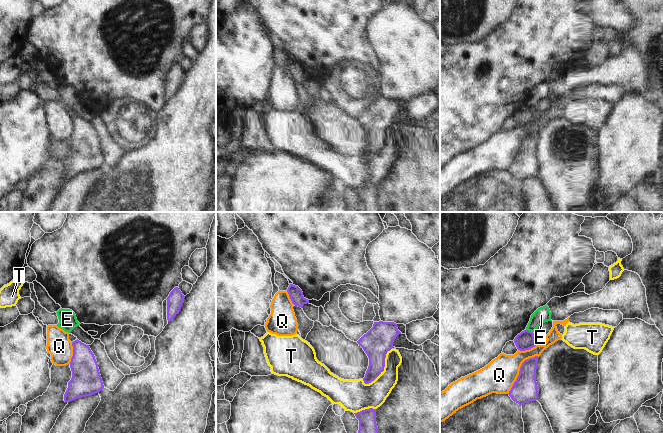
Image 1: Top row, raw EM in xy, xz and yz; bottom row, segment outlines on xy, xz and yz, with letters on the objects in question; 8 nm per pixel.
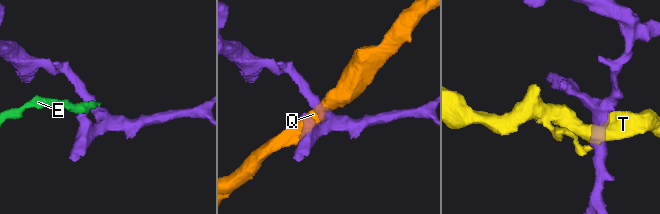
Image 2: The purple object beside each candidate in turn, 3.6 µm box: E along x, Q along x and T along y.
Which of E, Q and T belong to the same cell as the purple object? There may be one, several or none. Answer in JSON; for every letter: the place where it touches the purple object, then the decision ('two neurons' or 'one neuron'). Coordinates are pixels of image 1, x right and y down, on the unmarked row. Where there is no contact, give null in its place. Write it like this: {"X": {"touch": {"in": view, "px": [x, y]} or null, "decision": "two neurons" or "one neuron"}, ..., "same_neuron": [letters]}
{"E": {"touch": {"in": "yz", "px": [529, 107]}, "decision": "two neurons"}, "Q": {"touch": {"in": "yz", "px": [519, 147]}, "decision": "two neurons"}, "T": {"touch": {"in": "xz", "px": [383, 144]}, "decision": "two neurons"}, "same_neuron": []}

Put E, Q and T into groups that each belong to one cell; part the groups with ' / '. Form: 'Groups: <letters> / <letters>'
Groups: E / Q / T.

